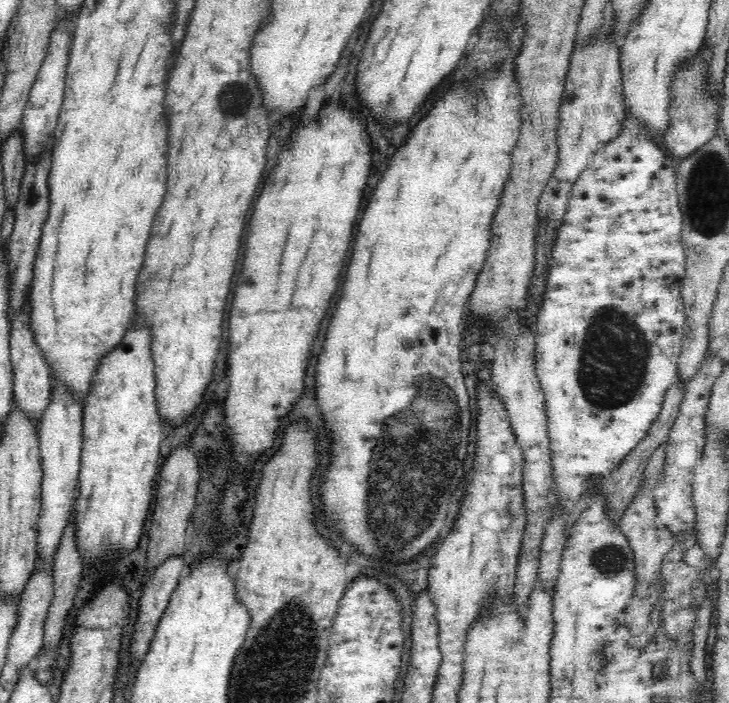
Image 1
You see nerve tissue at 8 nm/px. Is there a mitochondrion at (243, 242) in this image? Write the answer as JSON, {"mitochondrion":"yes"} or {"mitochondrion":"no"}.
{"mitochondrion":"no"}

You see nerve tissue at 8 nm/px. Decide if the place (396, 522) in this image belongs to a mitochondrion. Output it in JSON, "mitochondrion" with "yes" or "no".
{"mitochondrion":"yes"}

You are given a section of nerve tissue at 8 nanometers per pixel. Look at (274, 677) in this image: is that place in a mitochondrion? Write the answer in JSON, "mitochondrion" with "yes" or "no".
{"mitochondrion":"yes"}

